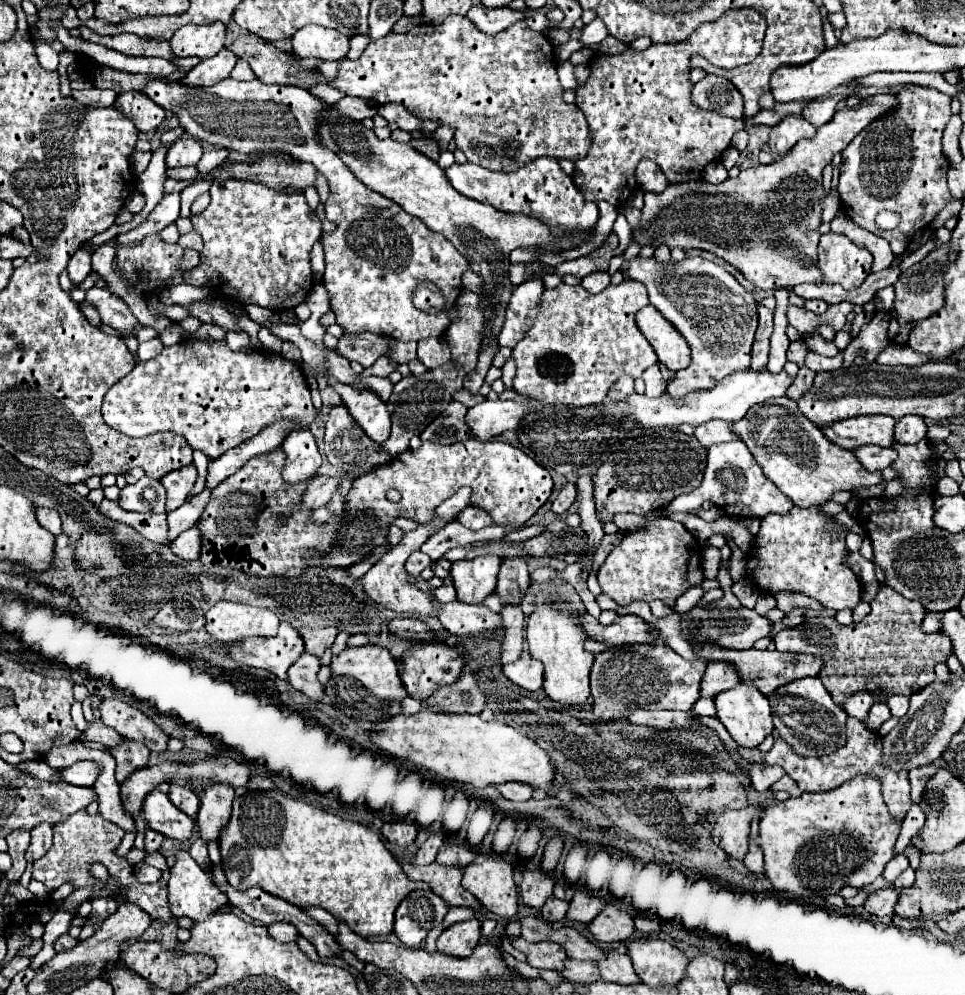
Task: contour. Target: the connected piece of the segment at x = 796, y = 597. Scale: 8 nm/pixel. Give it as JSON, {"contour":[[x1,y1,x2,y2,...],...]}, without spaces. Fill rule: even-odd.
{"contour":[[778,593,776,601,778,601,778,609,784,613,790,613,796,607,806,607,806,609,814,609,814,611,826,609,822,603,818,603,816,599,810,599,802,593]]}

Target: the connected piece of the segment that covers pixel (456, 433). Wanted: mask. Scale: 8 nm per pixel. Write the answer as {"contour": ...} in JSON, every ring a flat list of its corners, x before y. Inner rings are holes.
{"contour":[[450,401,446,411,424,429,420,439,422,441,436,441,442,445,452,445,452,443,470,439,472,431,468,429,468,425,464,421,466,411,468,411,466,405,462,405,458,401]]}

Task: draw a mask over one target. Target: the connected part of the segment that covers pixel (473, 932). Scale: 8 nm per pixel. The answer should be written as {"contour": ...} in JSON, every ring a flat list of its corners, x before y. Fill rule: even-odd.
{"contour":[[474,919,474,921,456,923,444,929,436,941,436,947,444,955,470,957,478,941,480,941,480,921]]}

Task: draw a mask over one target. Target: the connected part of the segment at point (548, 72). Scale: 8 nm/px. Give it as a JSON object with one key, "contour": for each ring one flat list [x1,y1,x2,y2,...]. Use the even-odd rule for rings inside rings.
{"contour":[[452,15,448,17,442,25,418,25,414,27,412,31,408,33,388,33,386,37,378,39,378,41,372,41,364,53,360,55,360,59,356,61,350,61,350,59,344,59,340,61,340,73,338,73,338,79,336,81,328,81,326,77,322,77,322,83,330,83,332,87,338,87,342,93,346,95,352,95,352,97,362,97,362,99,372,99,372,101,378,101,380,105,384,103,402,103,408,111,412,111,416,117,420,119,432,119,432,121,440,121,440,125,448,123,448,125,454,125,456,127,456,133,454,133,454,139,458,143,458,149,462,149,468,157,470,163,478,163,480,167,484,169,490,169,490,171,516,171,518,167,524,167,526,163,530,163,532,159,538,159,538,157,558,157,558,159,570,159,570,161,578,161,582,157,586,157,590,145,592,145,592,133,590,133,590,127,588,127,588,121,584,117,584,113,576,107,576,105,568,105,564,103,562,99,562,85,558,81,558,73,556,73,556,61,554,61,554,47,552,43,542,35,542,33,536,33,536,31,530,31,524,21,518,21,514,25,510,25,508,29,504,29,502,33,496,33,496,35,486,35,482,31,478,31,474,27,474,23,470,23,466,17,458,17,458,15]]}

